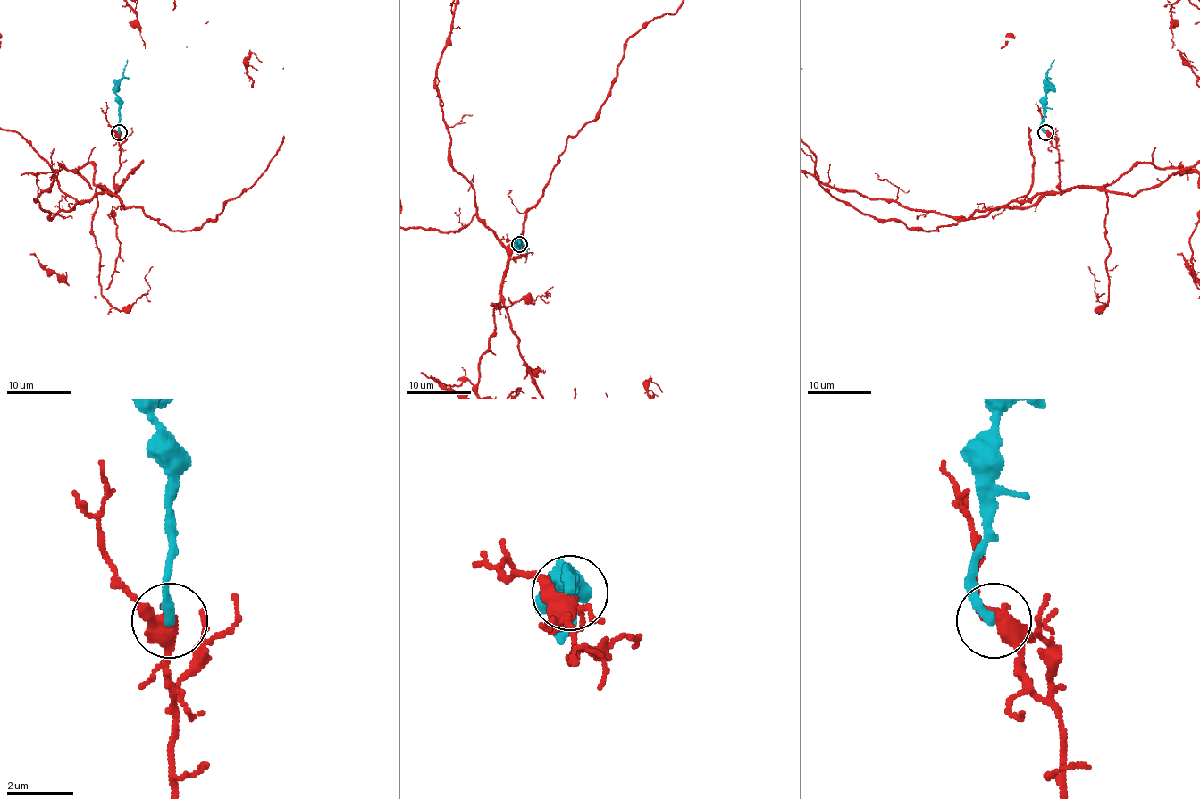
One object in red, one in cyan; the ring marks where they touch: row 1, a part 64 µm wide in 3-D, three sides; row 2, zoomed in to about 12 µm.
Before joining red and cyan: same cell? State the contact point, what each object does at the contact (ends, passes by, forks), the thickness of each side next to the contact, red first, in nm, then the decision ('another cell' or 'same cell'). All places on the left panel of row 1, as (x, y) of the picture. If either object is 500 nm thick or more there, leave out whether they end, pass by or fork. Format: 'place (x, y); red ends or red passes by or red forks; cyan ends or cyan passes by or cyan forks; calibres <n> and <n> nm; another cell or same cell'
place (119, 132); red forks; cyan ends; calibres 380 and 280 nm; another cell

